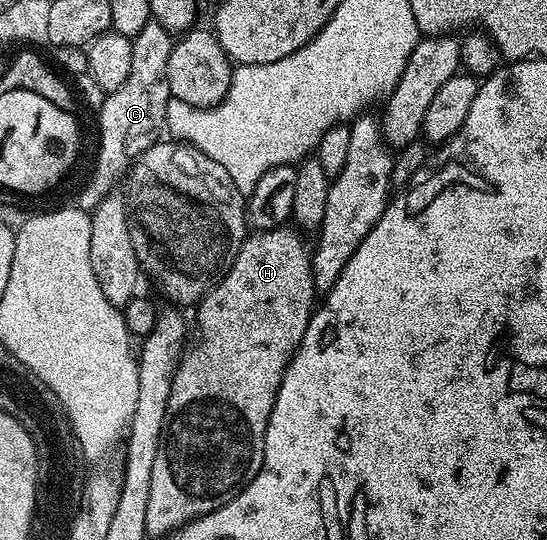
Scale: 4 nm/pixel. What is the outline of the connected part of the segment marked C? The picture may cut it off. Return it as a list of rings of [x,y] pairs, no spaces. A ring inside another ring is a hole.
[[[155,20],[146,24],[138,36],[132,39],[134,56],[130,59],[130,76],[122,83],[122,88],[105,94],[104,103],[98,111],[100,117],[100,147],[96,150],[96,167],[92,179],[80,194],[79,209],[91,212],[107,194],[117,189],[116,181],[125,177],[133,161],[146,148],[153,146],[161,137],[166,123],[166,104],[169,100],[166,64],[170,60],[173,35]]]

